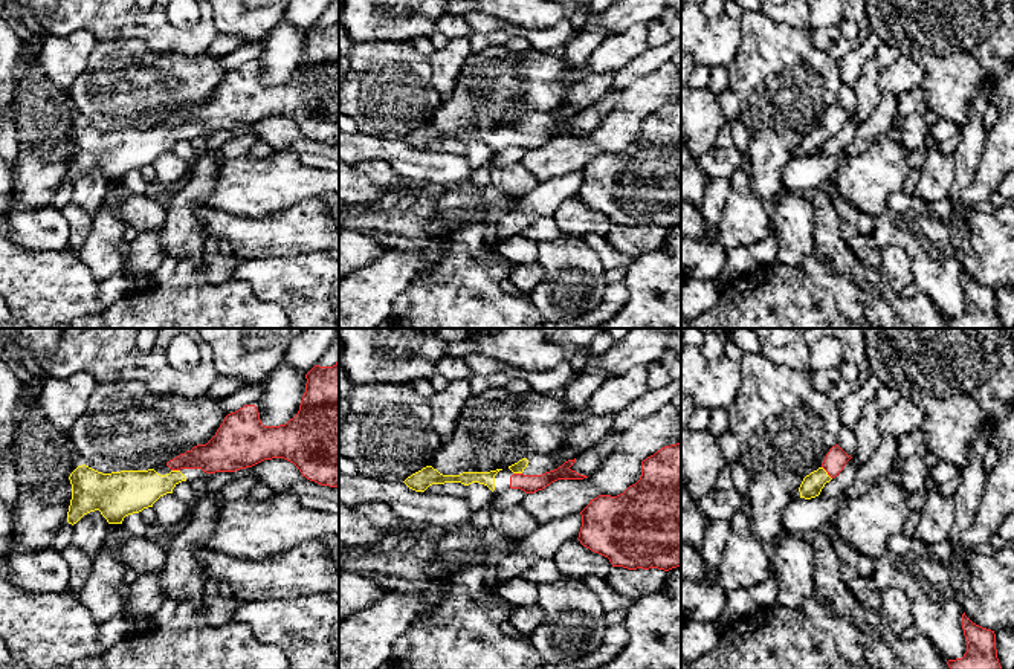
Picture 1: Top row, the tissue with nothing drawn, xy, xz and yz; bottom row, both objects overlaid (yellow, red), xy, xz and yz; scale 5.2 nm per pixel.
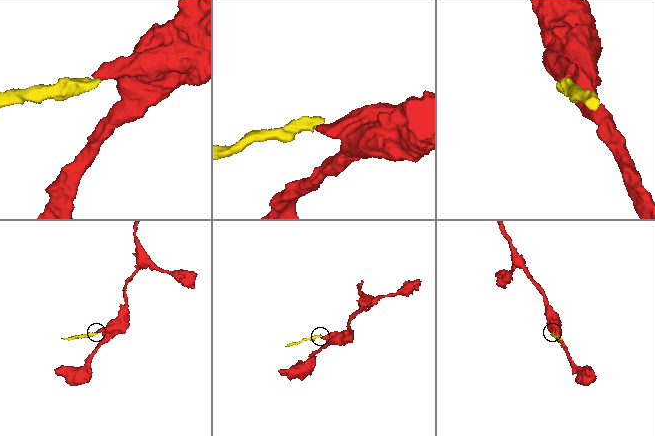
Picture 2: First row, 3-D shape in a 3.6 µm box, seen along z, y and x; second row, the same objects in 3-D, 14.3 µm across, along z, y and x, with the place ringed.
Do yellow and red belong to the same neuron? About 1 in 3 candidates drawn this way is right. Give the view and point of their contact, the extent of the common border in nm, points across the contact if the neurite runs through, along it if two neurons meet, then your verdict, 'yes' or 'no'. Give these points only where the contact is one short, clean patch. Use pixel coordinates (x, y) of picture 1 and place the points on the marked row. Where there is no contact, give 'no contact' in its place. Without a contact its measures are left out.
yz (826, 472) | 90 nm | across yz (811, 486), (826, 472), (834, 462) | yes

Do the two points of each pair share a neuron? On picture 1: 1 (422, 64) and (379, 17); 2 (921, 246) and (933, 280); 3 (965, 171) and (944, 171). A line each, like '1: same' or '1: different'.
1: different
2: same
3: different

